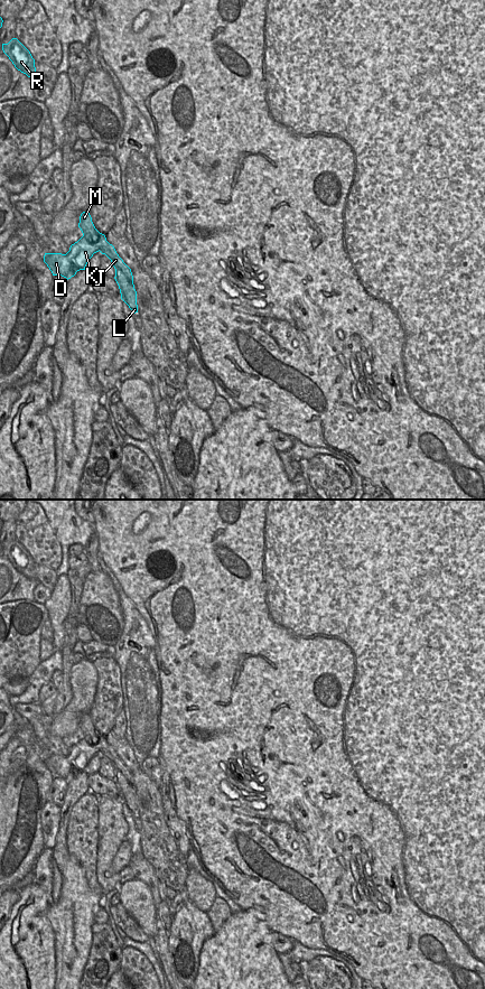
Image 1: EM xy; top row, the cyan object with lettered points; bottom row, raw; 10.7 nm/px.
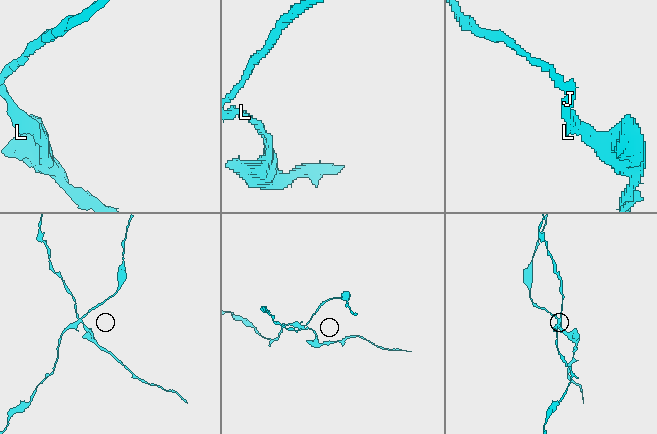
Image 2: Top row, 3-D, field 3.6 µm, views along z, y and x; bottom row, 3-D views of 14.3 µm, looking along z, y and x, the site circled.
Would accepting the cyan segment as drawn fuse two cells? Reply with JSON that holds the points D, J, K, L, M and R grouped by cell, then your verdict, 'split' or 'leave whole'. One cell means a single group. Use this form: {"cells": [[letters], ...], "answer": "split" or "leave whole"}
{"cells": [["D", "K"], ["J", "L", "M", "R"]], "answer": "split"}

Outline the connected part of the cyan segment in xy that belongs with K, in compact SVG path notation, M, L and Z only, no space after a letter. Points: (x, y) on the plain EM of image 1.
M83 737L77 744L71 747L66 756L45 755L44 764L47 766L53 777L62 777L67 782L76 776L80 772L85 772L88 762L100 749L96 745L91 745Z

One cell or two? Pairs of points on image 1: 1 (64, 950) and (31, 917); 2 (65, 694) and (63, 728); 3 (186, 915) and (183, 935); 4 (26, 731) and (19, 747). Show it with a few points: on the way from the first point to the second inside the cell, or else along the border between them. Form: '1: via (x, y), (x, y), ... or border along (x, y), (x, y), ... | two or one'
1: border along (44, 914), (53, 931), (56, 964) | two
2: border along (71, 681), (70, 702), (52, 718) | two
3: via (186, 920), (186, 931) | one
4: via (25, 735), (20, 744) | one

